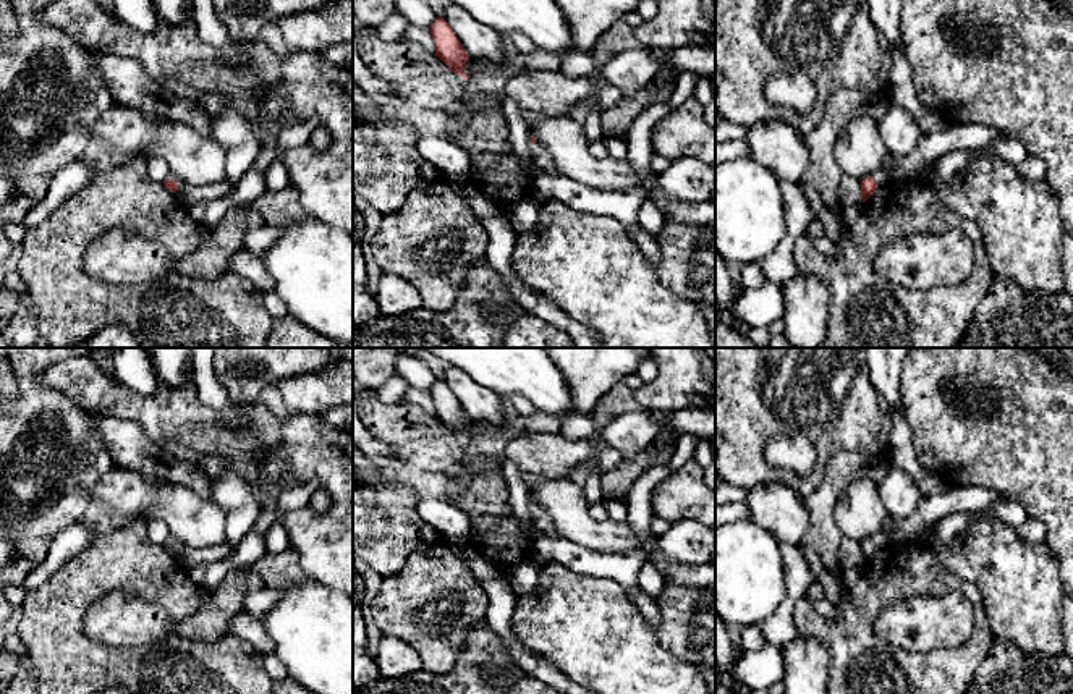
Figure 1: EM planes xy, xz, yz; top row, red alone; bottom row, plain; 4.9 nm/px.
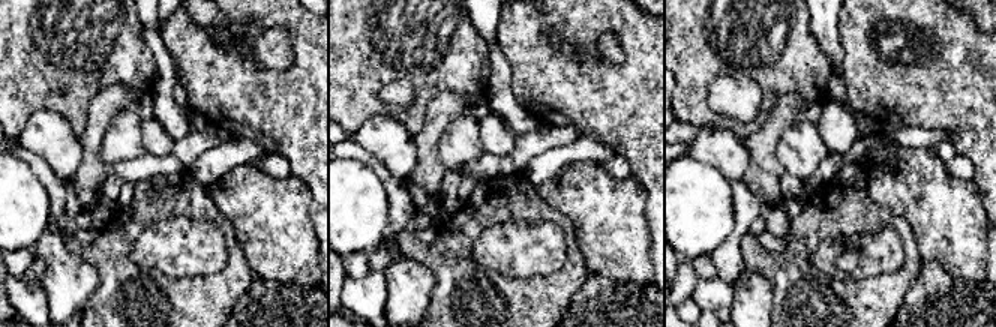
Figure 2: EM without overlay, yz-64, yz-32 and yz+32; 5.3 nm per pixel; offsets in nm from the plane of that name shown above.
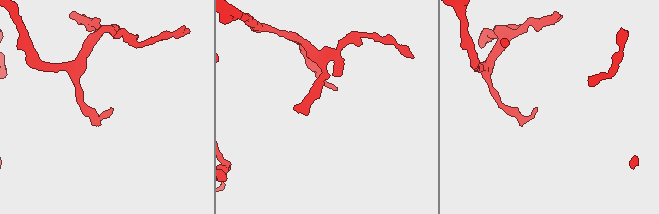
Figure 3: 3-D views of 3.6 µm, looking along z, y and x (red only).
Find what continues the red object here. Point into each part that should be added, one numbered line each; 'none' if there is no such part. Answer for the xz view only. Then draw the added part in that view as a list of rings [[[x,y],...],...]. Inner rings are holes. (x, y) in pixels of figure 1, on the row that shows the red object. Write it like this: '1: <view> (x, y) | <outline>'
1: xz (541, 157) | [[[531,142],[529,152],[531,152],[532,162],[539,171],[553,170],[555,165],[553,165],[552,155],[544,146],[541,146],[539,142],[534,142],[534,144]]]

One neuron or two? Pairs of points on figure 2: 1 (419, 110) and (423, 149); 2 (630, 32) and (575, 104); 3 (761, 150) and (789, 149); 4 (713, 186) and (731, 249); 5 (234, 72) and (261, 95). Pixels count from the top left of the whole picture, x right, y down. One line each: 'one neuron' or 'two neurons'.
1: two neurons
2: one neuron
3: two neurons
4: two neurons
5: one neuron

